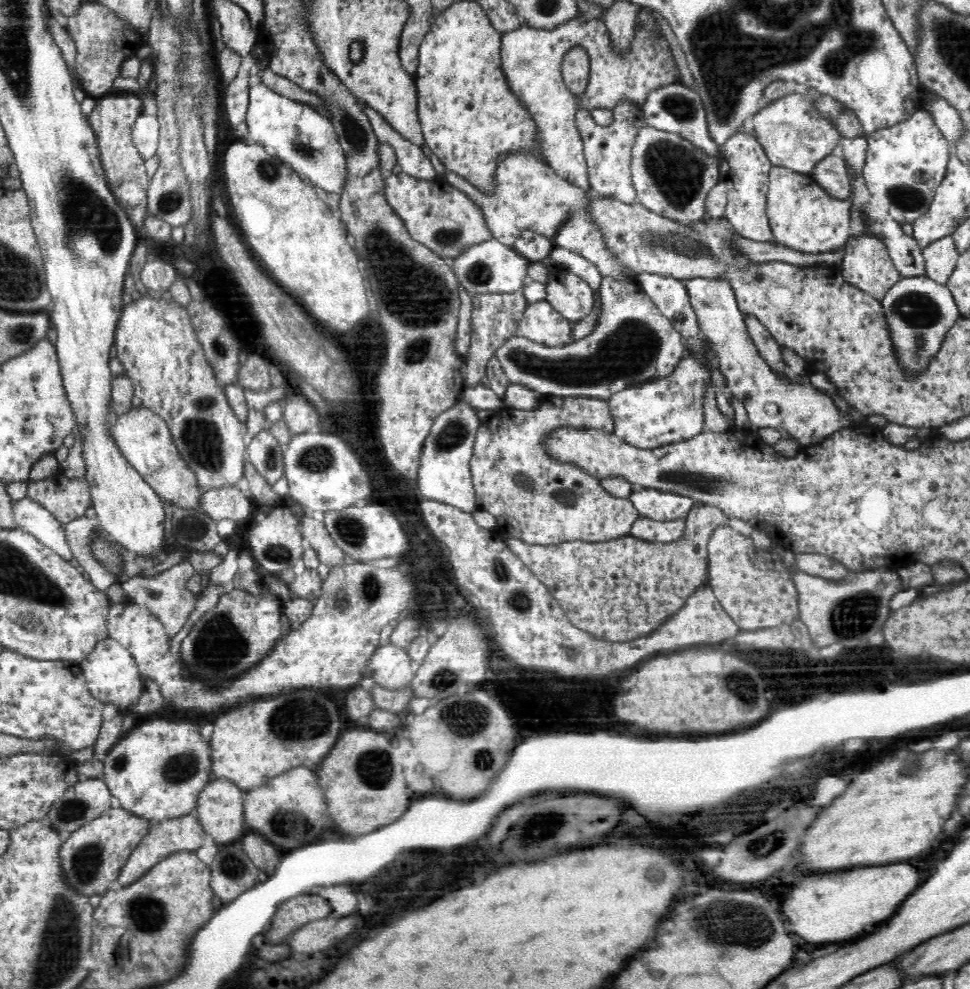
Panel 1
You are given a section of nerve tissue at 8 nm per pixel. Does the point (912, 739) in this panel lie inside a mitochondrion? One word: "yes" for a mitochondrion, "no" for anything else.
no

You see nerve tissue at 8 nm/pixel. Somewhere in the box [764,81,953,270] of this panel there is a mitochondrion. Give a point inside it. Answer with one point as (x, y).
(911, 195)

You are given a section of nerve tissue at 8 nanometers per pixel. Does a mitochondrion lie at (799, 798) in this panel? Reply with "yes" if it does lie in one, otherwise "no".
no

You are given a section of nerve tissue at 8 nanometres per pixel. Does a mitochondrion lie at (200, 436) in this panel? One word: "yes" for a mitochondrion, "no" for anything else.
yes

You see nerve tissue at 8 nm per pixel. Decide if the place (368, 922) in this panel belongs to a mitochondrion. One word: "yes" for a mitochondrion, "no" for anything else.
no

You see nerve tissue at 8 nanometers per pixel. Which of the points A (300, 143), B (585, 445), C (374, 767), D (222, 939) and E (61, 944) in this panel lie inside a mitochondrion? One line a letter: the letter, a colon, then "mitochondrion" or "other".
A: mitochondrion
B: other
C: mitochondrion
D: other
E: mitochondrion

